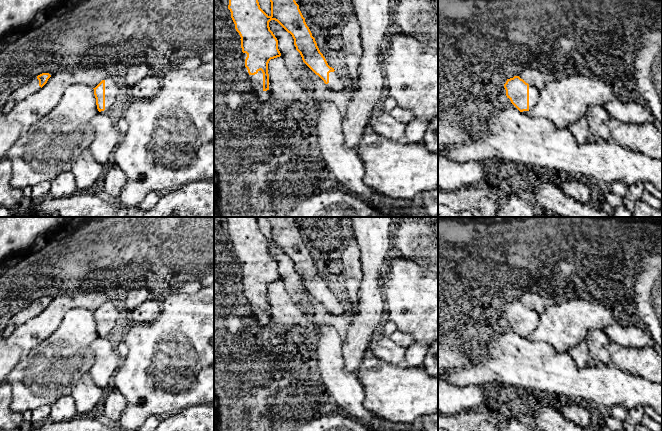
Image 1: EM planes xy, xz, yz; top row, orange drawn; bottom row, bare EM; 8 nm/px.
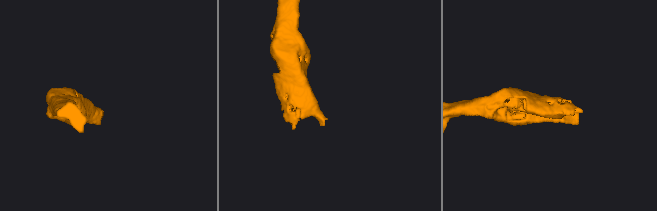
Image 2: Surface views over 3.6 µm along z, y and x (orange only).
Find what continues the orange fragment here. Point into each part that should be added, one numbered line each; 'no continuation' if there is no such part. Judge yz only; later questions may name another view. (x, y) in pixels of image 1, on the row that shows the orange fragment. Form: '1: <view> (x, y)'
1: yz (533, 92)

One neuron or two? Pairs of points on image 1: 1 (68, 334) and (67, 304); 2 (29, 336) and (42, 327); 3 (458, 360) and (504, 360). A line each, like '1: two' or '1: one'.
1: two
2: one
3: one

